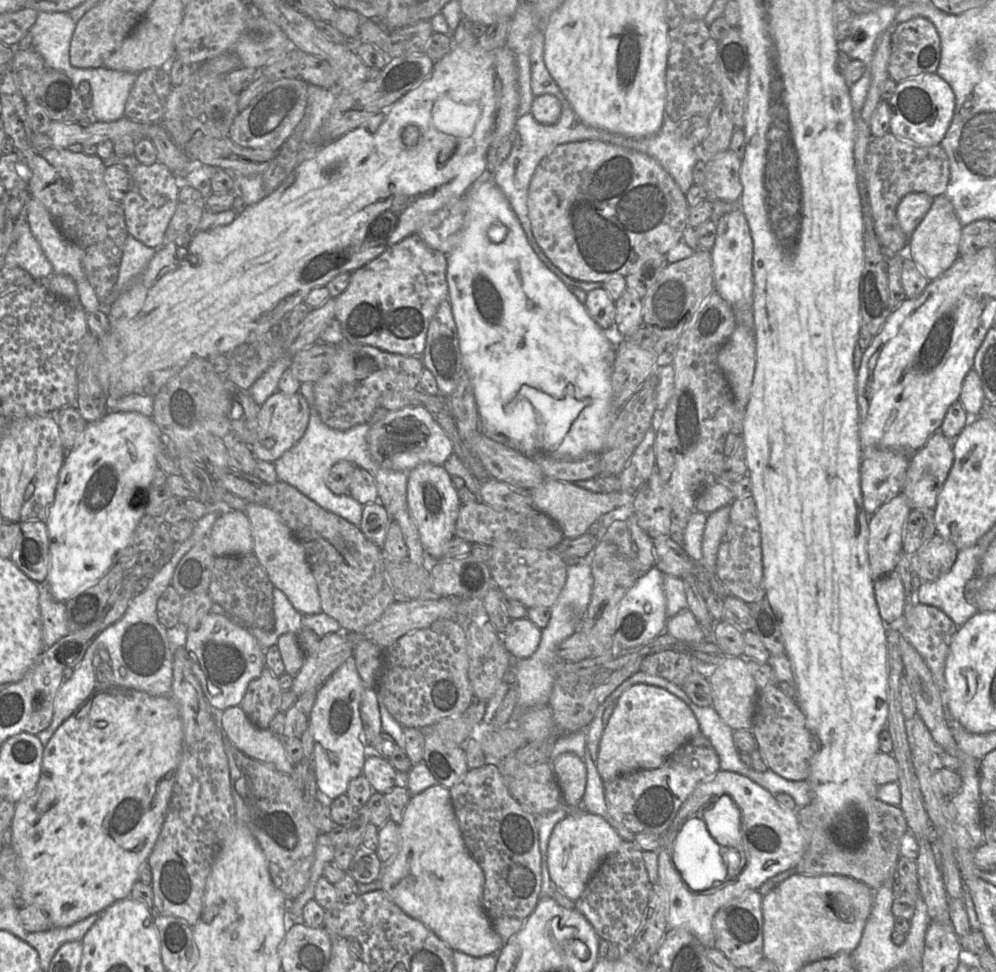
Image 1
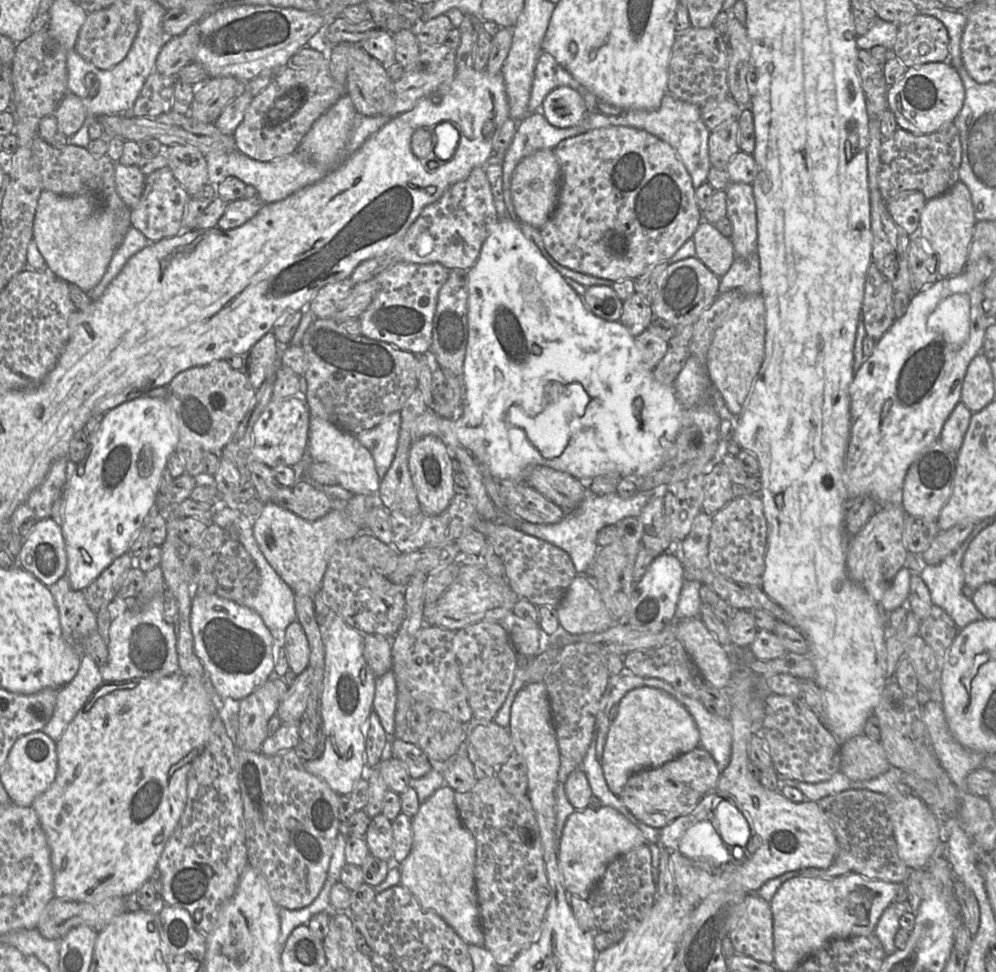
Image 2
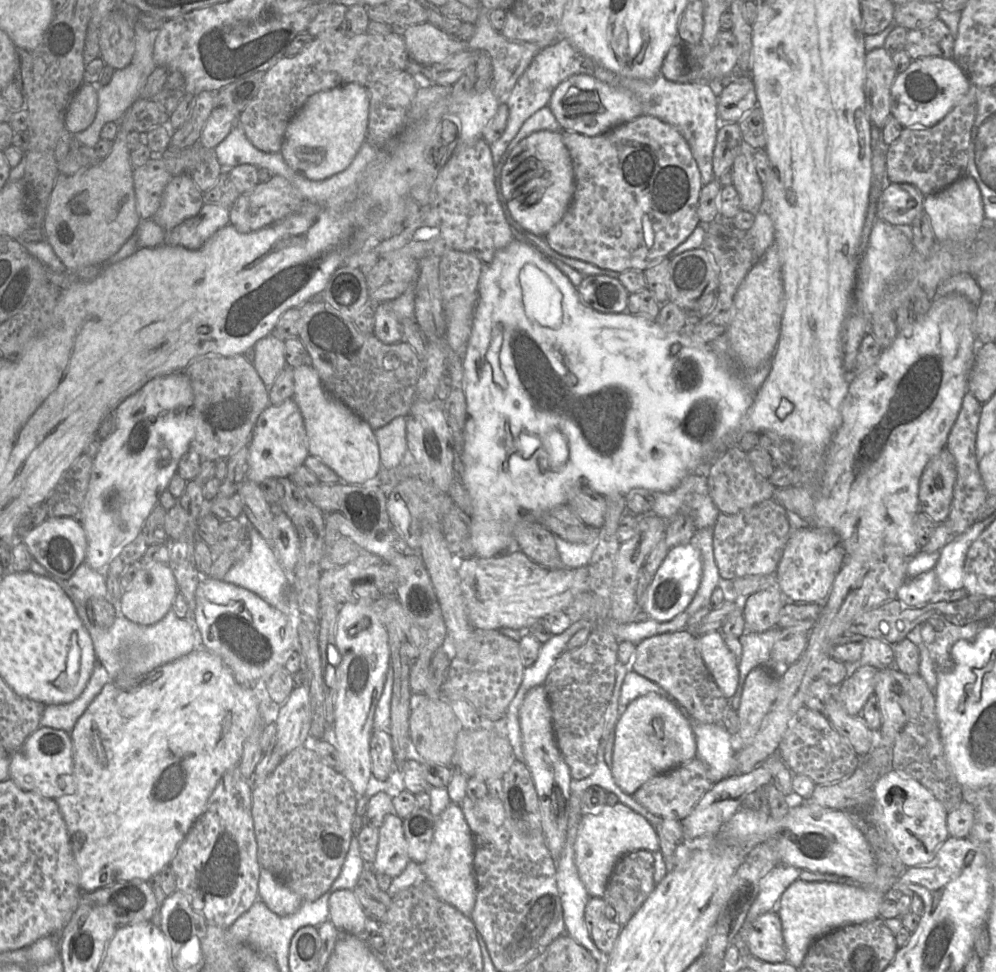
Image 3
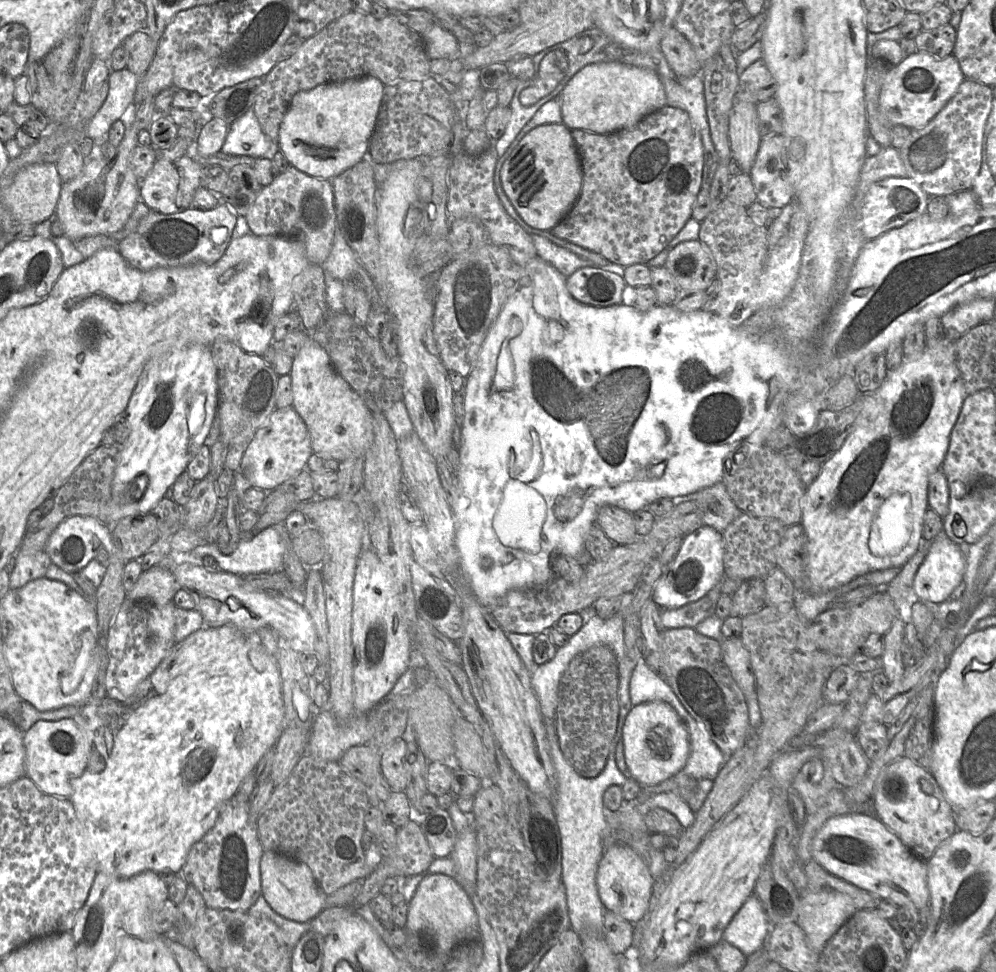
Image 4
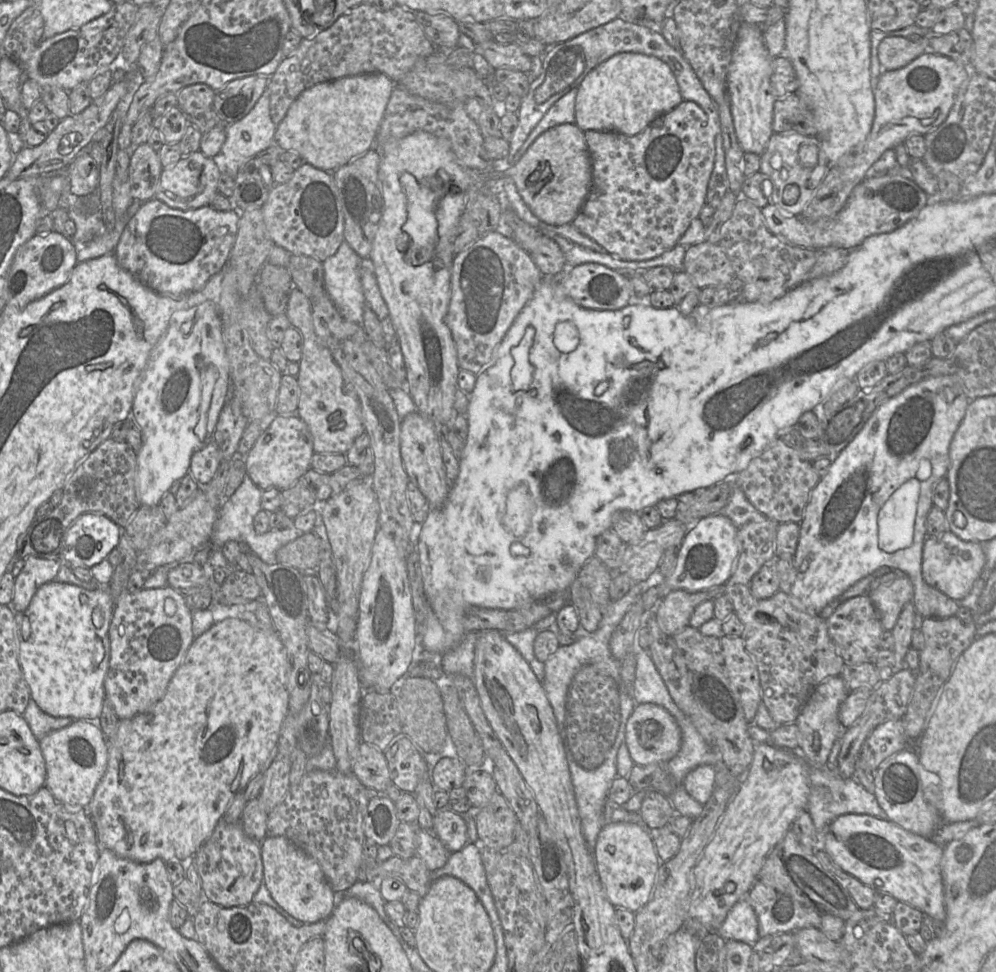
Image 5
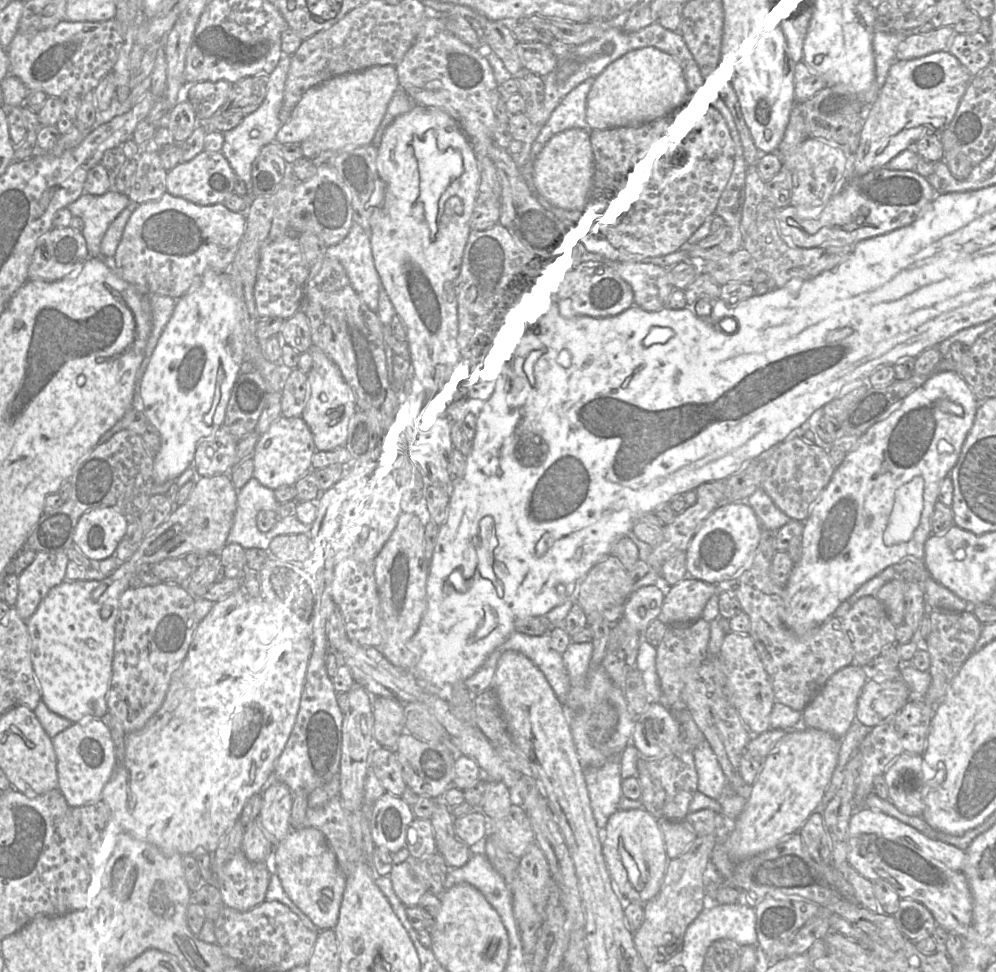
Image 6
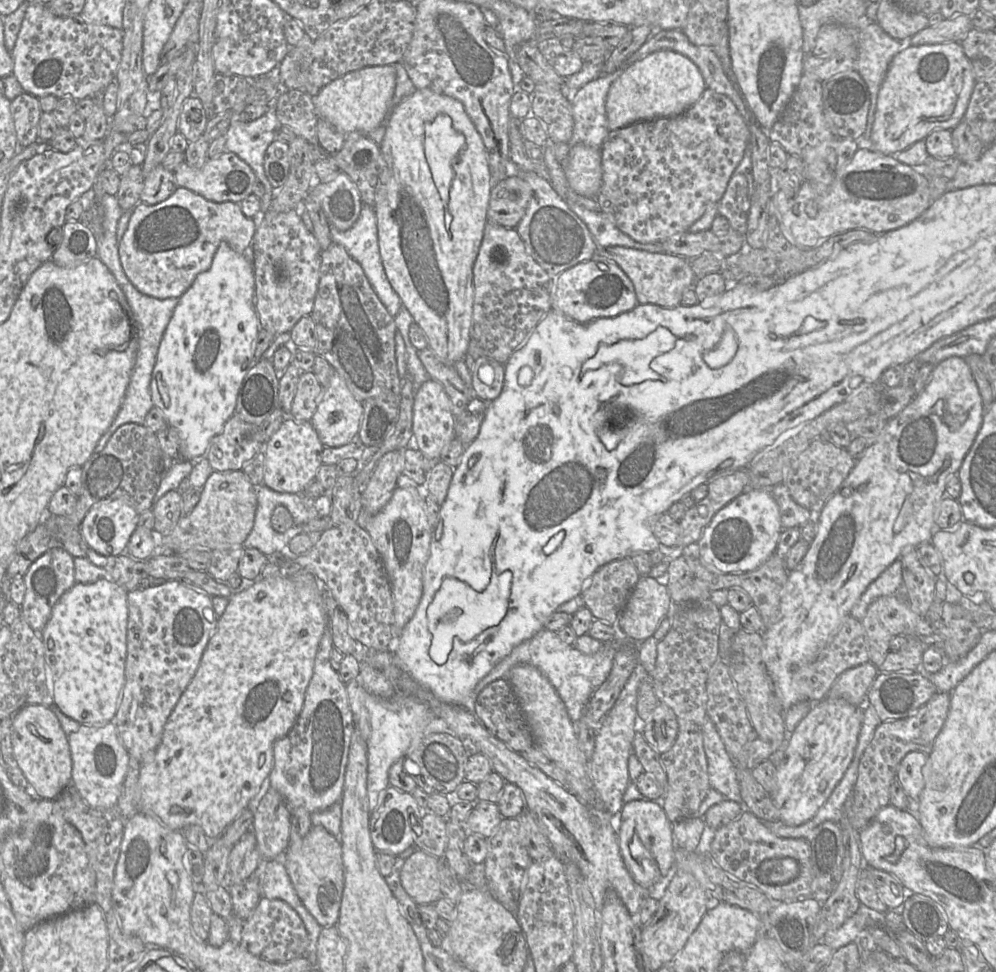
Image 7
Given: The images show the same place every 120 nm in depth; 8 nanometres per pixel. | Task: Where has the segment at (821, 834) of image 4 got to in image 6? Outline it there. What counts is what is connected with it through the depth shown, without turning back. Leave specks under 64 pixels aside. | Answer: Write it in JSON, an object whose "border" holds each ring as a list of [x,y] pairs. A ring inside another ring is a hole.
{"border":[[[866,807],[856,809],[851,815],[848,828],[849,850],[847,861],[860,875],[875,883],[887,881],[900,899],[916,900],[932,913],[937,925],[949,933],[966,937],[972,923],[973,896],[964,873],[965,851],[939,840],[931,839],[915,829],[883,812]]]}

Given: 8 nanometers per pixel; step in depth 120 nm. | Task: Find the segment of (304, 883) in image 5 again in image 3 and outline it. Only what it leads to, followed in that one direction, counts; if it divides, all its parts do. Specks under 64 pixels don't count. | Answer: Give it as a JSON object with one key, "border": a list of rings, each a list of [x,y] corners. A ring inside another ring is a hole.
{"border":[[[263,868],[258,882],[258,896],[279,916],[297,912],[304,902],[283,880]]]}

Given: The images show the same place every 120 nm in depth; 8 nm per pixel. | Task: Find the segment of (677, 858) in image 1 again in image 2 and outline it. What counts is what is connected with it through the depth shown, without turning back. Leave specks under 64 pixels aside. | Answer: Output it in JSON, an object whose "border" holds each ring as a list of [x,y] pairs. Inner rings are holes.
{"border":[[[708,819],[697,822],[684,833],[680,840],[678,851],[688,859],[706,861],[715,866],[724,865],[730,862],[728,847],[722,841],[711,821]]]}

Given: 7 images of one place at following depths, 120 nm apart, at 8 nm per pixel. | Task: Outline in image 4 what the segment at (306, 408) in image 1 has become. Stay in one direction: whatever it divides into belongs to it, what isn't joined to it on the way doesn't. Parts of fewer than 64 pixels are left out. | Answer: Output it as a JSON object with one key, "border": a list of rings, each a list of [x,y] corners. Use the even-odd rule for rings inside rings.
{"border":[[[276,408],[249,443],[240,469],[252,488],[271,492],[305,470],[312,454],[311,435],[295,408]]]}

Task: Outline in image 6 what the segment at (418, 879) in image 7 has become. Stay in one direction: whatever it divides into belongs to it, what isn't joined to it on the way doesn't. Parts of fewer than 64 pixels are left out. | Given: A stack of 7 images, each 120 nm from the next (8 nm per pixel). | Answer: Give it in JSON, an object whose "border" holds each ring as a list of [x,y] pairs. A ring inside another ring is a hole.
{"border":[[[409,858],[406,861],[393,865],[389,873],[393,890],[406,907],[417,905],[420,897],[426,892],[425,888],[411,872],[411,860]]]}

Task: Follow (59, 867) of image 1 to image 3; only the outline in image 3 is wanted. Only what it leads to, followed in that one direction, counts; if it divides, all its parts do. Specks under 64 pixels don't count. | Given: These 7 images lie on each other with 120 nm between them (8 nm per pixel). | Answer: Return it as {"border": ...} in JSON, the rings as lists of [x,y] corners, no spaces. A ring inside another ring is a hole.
{"border":[[[204,648],[196,649],[186,656],[157,667],[136,679],[113,679],[116,679],[116,682],[111,681],[103,687],[72,731],[75,791],[73,794],[55,799],[68,827],[73,853],[79,868],[82,892],[92,892],[134,879],[147,881],[152,876],[159,874],[166,866],[170,866],[179,845],[194,821],[203,812],[220,778],[230,768],[238,765],[246,739],[256,726],[261,725],[263,729],[265,724],[276,722],[280,707],[280,704],[273,702],[270,698],[266,682],[254,686],[239,684],[222,660]]]}

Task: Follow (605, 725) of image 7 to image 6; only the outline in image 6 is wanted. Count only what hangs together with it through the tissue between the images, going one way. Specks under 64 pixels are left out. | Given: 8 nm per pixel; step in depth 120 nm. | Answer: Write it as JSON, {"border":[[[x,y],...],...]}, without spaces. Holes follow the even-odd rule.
{"border":[[[620,756],[609,759],[601,767],[584,770],[593,815],[599,829],[619,810],[621,798]]]}

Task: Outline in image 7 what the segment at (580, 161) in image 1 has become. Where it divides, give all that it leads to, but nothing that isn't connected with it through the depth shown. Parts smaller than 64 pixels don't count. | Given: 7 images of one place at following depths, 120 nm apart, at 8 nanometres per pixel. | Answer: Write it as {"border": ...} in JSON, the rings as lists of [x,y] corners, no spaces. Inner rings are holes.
{"border":[[[706,88],[694,105],[678,116],[641,121],[621,129],[610,131],[600,149],[603,184],[596,197],[600,211],[606,214],[621,232],[639,243],[661,243],[668,238],[688,231],[689,227],[703,215],[710,205],[719,202],[722,198],[734,170],[745,154],[749,136],[748,125],[733,101],[726,95],[708,88]]]}

